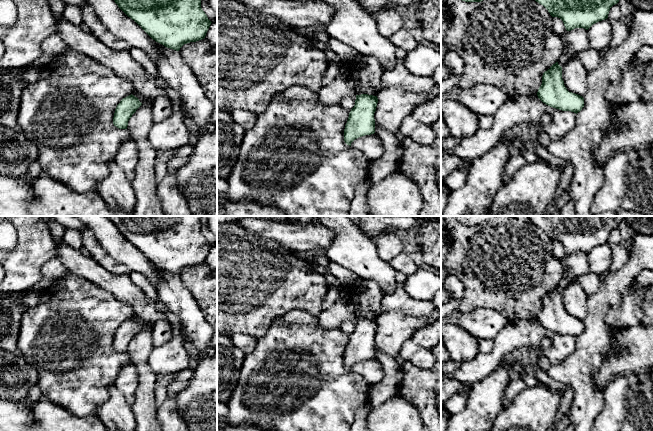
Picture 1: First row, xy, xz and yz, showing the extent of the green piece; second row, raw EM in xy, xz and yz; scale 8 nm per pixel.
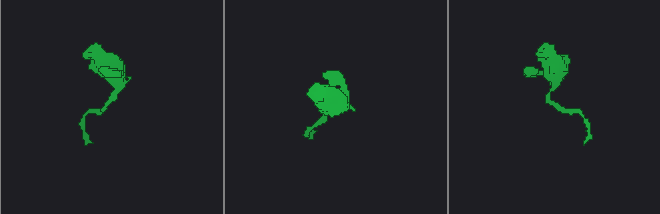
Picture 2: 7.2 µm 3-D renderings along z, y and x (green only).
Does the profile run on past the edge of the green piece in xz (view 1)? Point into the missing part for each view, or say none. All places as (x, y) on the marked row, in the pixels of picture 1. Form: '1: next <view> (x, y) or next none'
1: next none

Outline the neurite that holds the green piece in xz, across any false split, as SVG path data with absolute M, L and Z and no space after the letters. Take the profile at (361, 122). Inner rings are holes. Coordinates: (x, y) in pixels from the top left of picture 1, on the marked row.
M356 95L355 105L349 113L344 129L344 141L347 145L362 136L375 133L374 113L378 103L377 96Z

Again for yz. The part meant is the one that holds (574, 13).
M535 0L543 5L552 17L560 18L567 31L575 28L588 30L593 24L608 18L610 8L619 0Z

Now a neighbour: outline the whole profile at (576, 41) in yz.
M575 28L567 31L564 35L565 52L569 53L571 58L577 58L581 52L589 51L589 39L587 30L584 28Z

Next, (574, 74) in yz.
M571 58L563 66L562 79L569 92L585 96L589 87L588 71L578 58Z

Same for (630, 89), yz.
M634 58L629 66L622 68L621 81L611 83L606 91L605 100L611 110L641 99L644 93L643 75L648 63L638 64Z

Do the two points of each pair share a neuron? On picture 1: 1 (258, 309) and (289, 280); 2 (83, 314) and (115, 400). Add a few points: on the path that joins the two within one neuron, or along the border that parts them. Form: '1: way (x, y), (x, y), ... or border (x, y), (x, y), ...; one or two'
1: way (266, 301), (281, 286); one
2: border (113, 383), (109, 387), (109, 397), (99, 407); two

